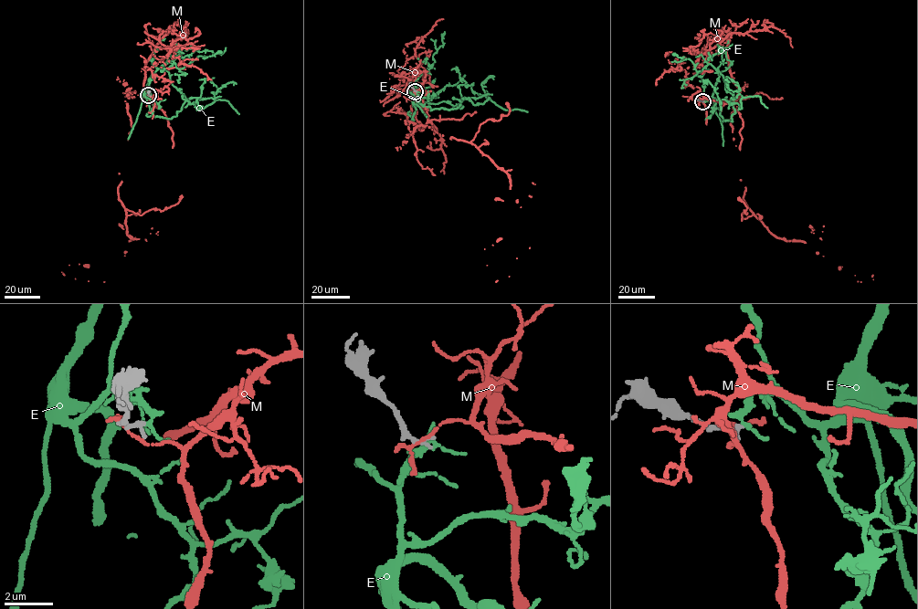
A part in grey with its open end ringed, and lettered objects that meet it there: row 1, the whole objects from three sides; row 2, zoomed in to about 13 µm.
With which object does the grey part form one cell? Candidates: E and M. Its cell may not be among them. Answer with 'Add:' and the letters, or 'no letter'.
Add: no letter

